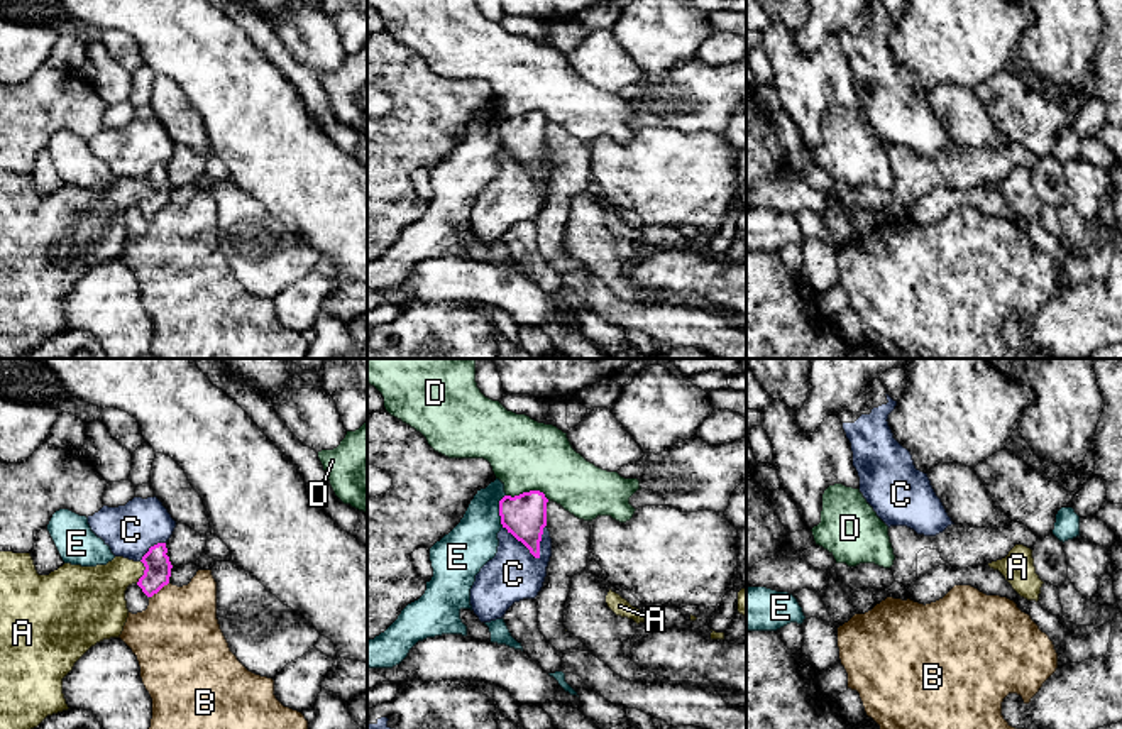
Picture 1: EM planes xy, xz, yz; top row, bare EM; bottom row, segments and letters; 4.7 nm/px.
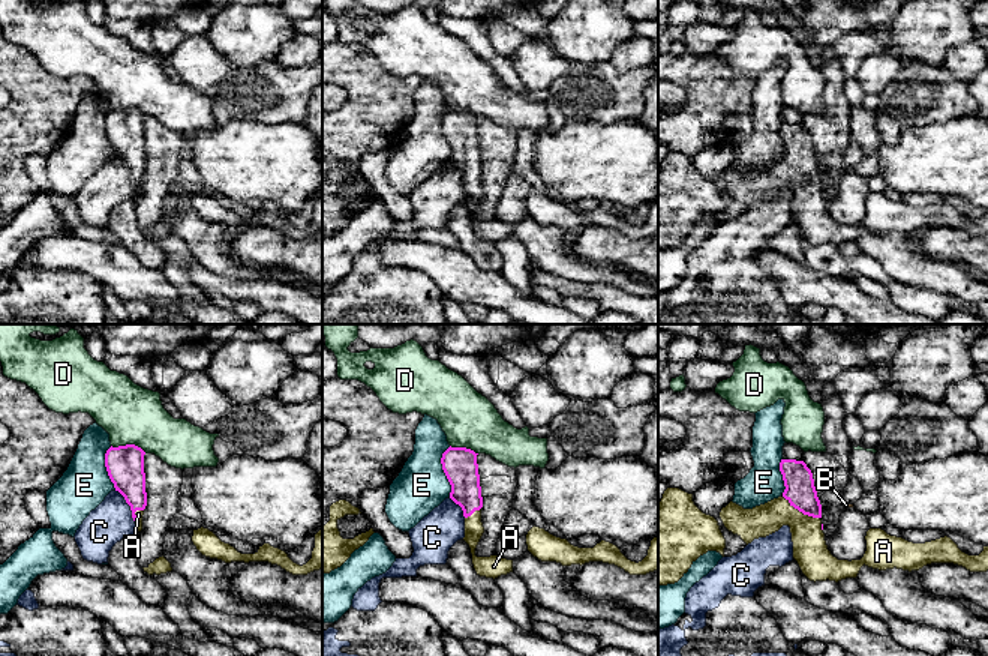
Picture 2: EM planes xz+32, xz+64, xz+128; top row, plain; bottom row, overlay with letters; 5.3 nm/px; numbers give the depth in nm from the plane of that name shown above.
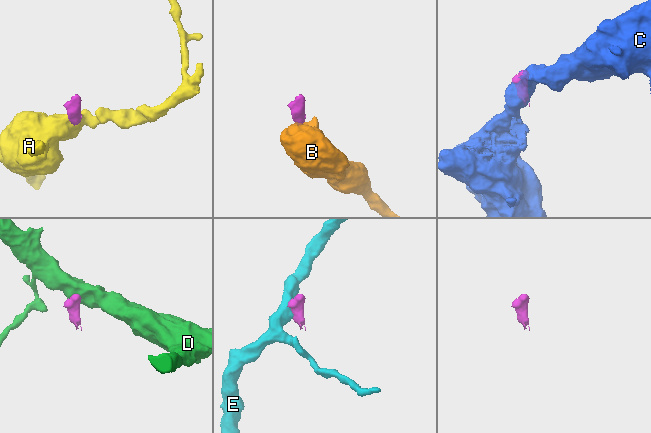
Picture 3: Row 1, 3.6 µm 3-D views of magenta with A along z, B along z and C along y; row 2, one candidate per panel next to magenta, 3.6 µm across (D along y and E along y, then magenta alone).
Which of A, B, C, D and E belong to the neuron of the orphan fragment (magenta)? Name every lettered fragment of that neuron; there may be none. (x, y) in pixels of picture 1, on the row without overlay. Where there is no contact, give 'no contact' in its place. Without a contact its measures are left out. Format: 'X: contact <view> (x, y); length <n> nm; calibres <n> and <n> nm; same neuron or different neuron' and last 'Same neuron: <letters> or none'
A: contact xy (144, 193); length 110 nm; calibres 130 and 280 nm; same neuron
B: contact xy (159, 210); length 120 nm; calibres 130 and 420 nm; different neuron
C: contact xz (522, 163); length 240 nm; calibres 200 and 240 nm; different neuron
D: contact xz (528, 114); length 200 nm; calibres 200 and 340 nm; different neuron
E: contact xz (500, 132); length 160 nm; calibres 200 and 220 nm; different neuron
Same neuron: A

